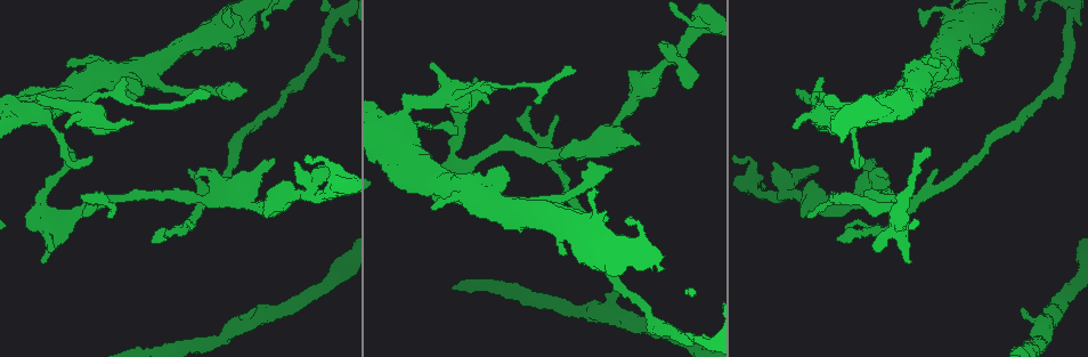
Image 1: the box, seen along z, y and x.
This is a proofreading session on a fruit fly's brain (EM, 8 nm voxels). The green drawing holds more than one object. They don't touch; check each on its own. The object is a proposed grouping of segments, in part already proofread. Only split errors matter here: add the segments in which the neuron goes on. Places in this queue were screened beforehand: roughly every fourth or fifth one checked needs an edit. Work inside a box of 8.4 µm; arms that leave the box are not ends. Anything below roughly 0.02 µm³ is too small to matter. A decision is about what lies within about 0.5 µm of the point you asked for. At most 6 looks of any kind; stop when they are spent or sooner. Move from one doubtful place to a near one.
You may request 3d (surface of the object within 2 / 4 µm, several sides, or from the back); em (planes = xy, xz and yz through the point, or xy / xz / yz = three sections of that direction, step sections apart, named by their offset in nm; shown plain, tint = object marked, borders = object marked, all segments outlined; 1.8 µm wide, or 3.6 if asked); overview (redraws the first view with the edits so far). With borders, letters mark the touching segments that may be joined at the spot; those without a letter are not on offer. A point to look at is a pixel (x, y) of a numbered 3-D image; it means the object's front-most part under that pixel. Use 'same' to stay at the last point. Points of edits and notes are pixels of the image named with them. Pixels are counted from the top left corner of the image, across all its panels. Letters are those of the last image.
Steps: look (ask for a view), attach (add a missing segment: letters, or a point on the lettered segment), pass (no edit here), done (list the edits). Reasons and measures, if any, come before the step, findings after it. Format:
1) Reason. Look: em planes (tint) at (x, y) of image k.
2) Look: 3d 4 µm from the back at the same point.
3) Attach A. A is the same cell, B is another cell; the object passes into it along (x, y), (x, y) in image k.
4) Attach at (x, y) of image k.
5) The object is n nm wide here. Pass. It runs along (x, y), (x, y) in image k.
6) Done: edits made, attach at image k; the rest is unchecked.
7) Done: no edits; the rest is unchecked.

An open end. Look: em xy step 16 (tint) at (610, 169) of image 1.

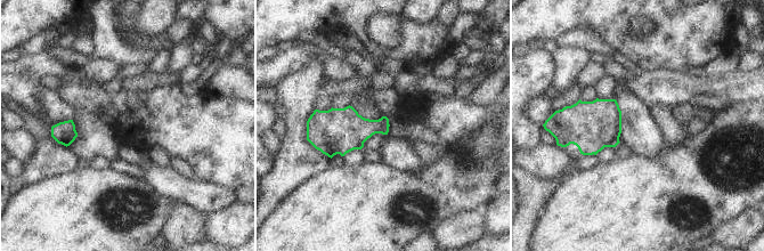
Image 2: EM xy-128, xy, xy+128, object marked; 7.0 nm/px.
Look: em planes (borders) at the same point.

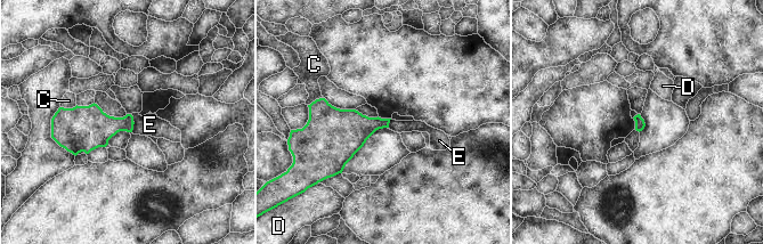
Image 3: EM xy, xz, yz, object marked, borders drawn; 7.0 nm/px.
Attach E. E is the same cell, C and D are other cells; the neuron continues.

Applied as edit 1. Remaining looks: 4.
See it whole again. Look: overview.

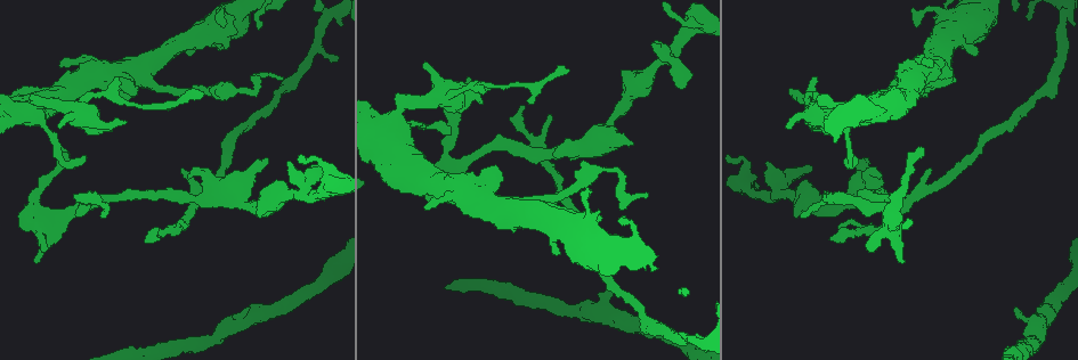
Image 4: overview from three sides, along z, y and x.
Stops while still wide. Look: 3d 4 µm at (557, 252) of image 4.

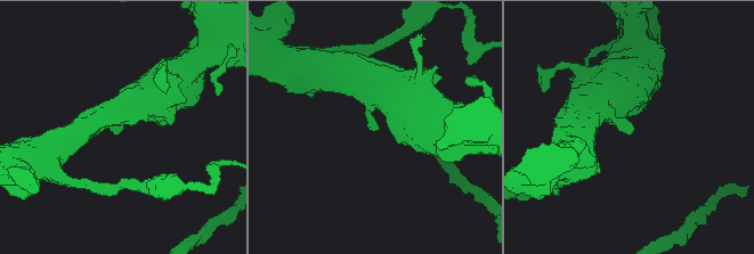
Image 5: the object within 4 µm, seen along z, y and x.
Look: em planes (tint) at (630, 125) of image 5.

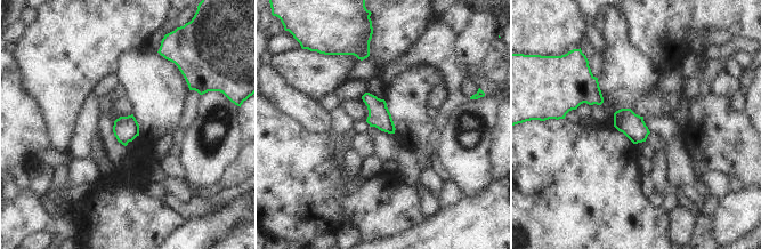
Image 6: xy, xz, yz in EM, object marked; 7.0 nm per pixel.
Look: em planes (borders) at the same point.

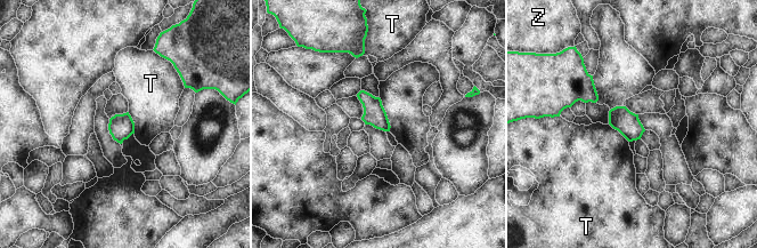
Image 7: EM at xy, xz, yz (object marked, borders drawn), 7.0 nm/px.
Pass. T and Z are other cells; none of them fits.

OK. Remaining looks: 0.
Done: edits made, attach at image 3; the rest is unchecked.

